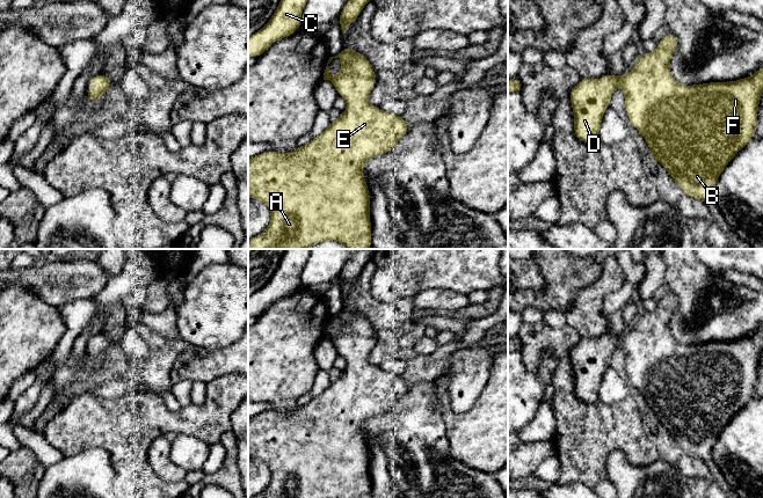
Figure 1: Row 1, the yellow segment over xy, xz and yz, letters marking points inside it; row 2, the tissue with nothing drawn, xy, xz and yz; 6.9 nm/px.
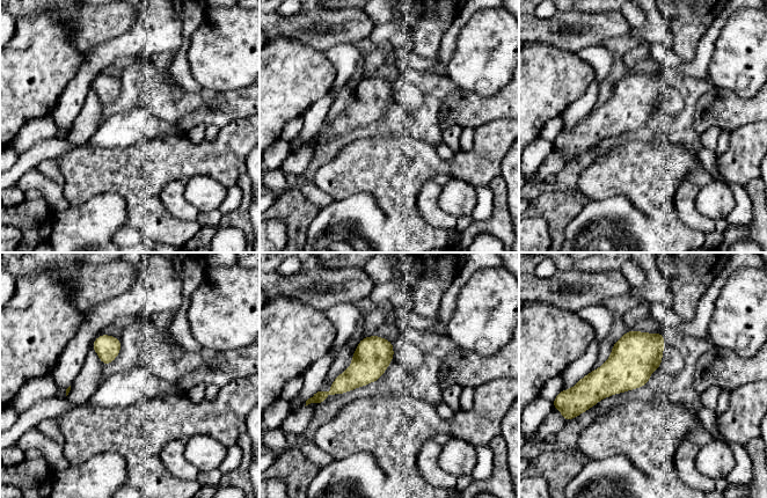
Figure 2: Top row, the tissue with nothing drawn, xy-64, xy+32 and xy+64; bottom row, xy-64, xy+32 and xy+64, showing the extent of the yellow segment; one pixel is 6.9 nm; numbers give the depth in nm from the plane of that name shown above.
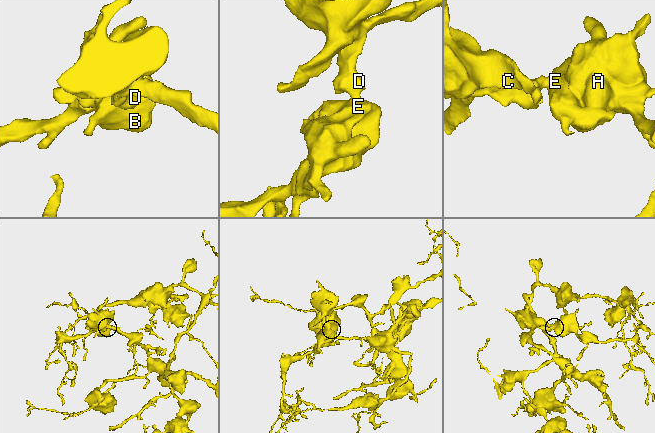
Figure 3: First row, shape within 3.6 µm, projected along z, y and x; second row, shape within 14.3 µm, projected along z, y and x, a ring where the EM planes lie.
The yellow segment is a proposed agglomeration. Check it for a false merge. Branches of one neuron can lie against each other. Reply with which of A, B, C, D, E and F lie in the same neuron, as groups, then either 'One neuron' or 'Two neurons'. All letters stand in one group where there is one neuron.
Groups: A B C D E F. One neuron

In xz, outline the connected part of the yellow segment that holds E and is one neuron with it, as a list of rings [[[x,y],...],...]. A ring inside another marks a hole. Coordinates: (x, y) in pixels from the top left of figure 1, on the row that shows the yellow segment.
[[[343,46],[342,51],[336,57],[330,57],[329,58],[329,60],[327,63],[327,66],[326,66],[326,69],[325,69],[325,73],[324,73],[324,80],[330,81],[333,83],[333,86],[335,87],[337,94],[340,96],[342,96],[347,101],[347,104],[349,105],[344,111],[342,111],[342,115],[340,116],[340,118],[335,122],[332,122],[330,125],[319,137],[313,138],[310,142],[307,142],[303,147],[297,147],[290,154],[279,153],[279,152],[275,152],[275,151],[267,151],[267,152],[263,152],[259,155],[255,155],[255,156],[248,159],[248,197],[253,198],[253,199],[259,199],[259,200],[264,202],[268,205],[269,211],[270,211],[270,222],[269,222],[267,229],[263,230],[260,235],[254,236],[253,239],[250,239],[248,241],[248,249],[307,249],[308,247],[311,247],[315,243],[319,243],[321,241],[336,241],[336,242],[342,243],[343,246],[346,246],[348,249],[370,249],[371,248],[370,193],[369,193],[368,184],[366,184],[365,177],[362,173],[362,169],[364,168],[364,166],[365,166],[365,163],[368,162],[369,159],[371,159],[373,156],[383,155],[383,154],[392,151],[394,145],[404,136],[407,134],[408,129],[409,129],[408,124],[406,123],[406,120],[401,116],[393,115],[391,112],[386,112],[386,111],[382,110],[380,108],[378,108],[376,105],[371,105],[371,104],[368,103],[368,98],[369,98],[369,96],[370,96],[370,94],[373,89],[373,85],[375,85],[375,78],[373,78],[375,72],[376,72],[376,69],[371,66],[369,60],[362,53],[353,51],[351,49],[348,49],[348,47]],[[333,58],[339,58],[342,61],[342,68],[341,68],[340,73],[336,76],[332,76],[330,72],[328,71],[328,64],[332,61]]]

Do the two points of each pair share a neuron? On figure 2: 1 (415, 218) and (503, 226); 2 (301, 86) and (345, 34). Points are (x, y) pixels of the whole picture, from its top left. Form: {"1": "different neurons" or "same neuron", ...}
{"1": "different neurons", "2": "different neurons"}

